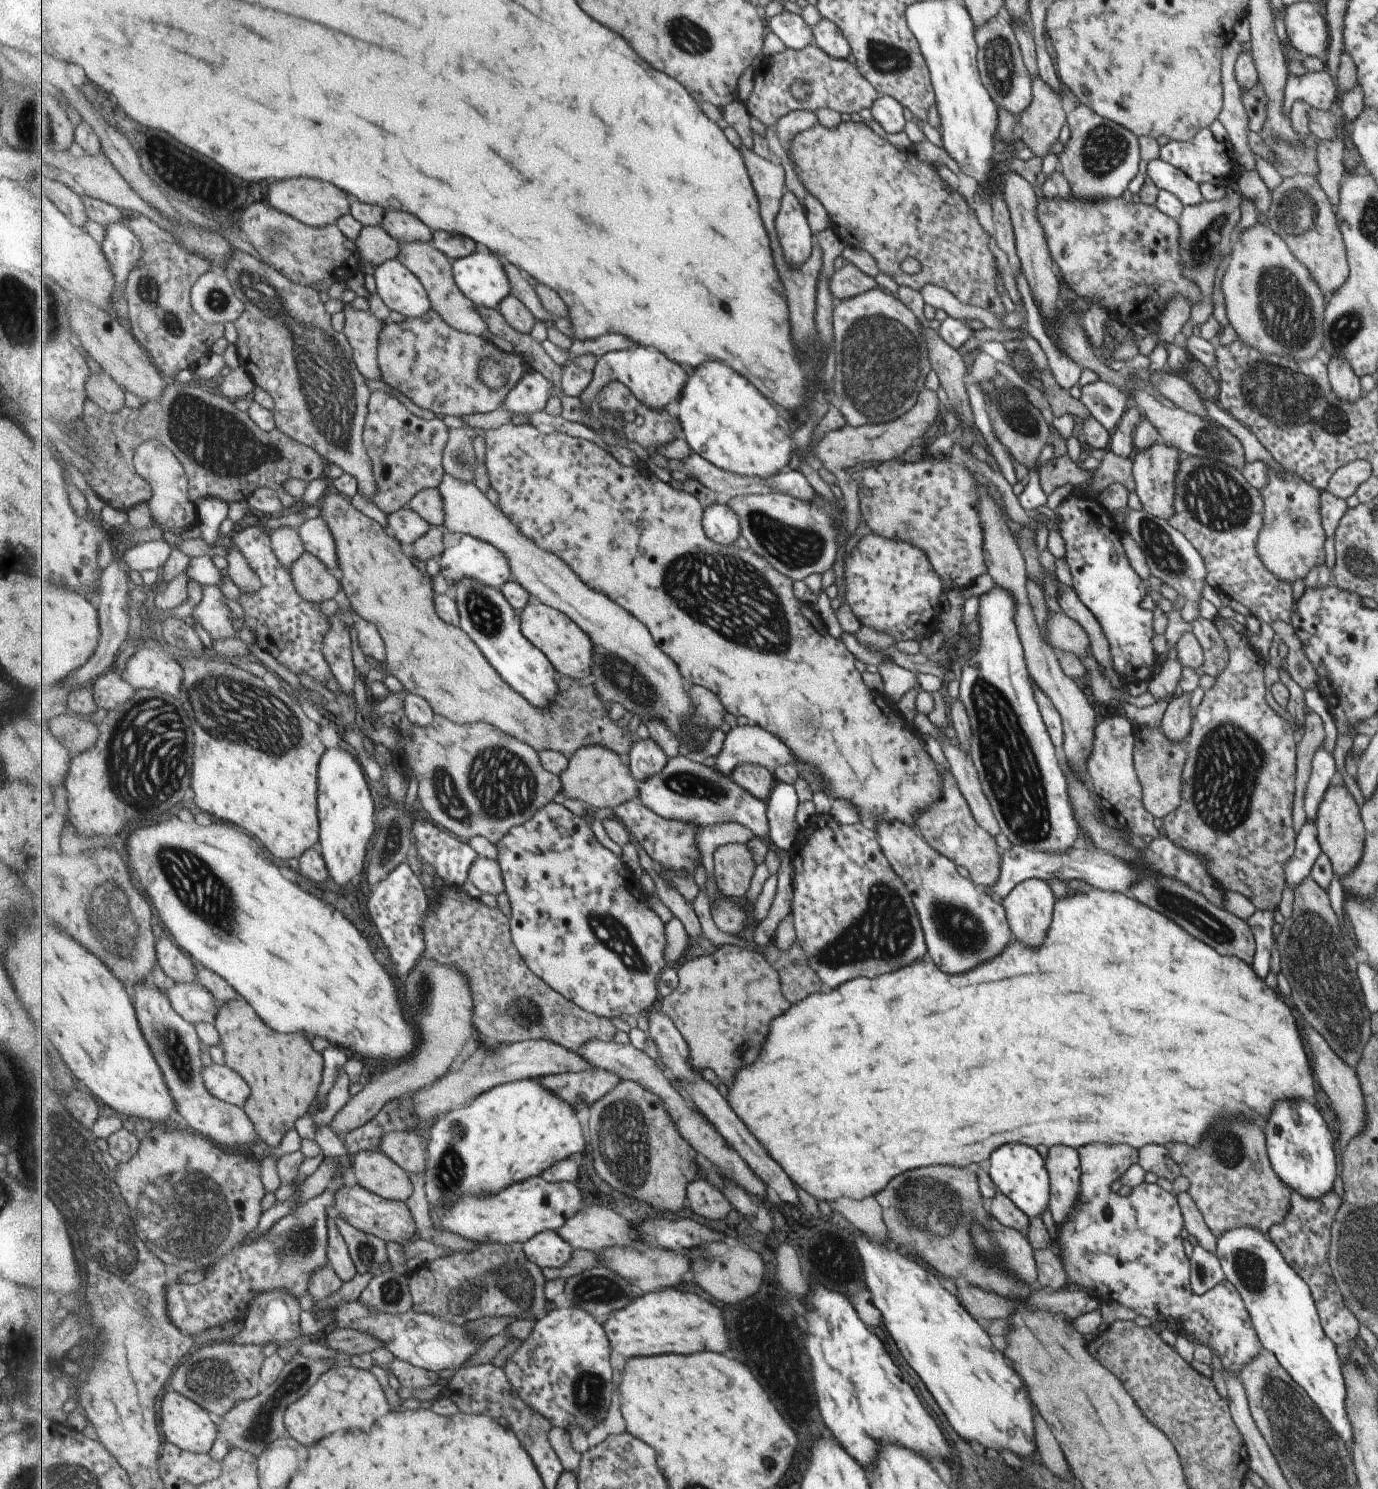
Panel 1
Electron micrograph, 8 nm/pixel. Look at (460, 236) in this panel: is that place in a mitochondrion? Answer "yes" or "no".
no

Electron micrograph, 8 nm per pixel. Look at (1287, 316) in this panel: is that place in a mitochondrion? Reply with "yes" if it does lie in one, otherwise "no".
yes

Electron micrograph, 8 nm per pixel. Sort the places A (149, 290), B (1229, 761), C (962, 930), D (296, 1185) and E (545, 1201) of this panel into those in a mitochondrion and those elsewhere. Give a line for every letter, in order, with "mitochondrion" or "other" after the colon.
A: mitochondrion
B: mitochondrion
C: mitochondrion
D: other
E: other

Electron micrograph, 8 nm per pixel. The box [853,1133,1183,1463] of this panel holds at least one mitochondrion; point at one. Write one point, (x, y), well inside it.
(912, 1199)

